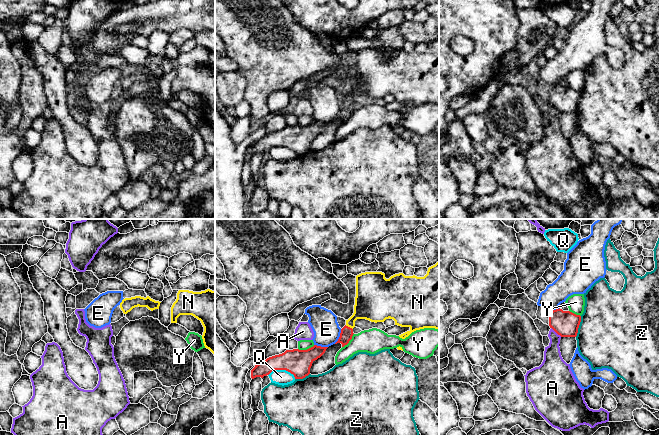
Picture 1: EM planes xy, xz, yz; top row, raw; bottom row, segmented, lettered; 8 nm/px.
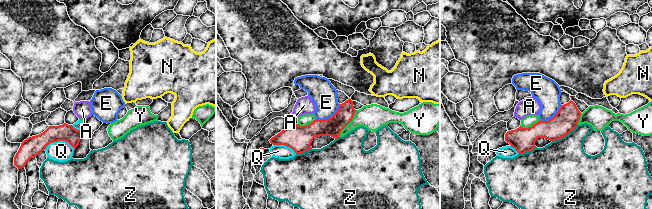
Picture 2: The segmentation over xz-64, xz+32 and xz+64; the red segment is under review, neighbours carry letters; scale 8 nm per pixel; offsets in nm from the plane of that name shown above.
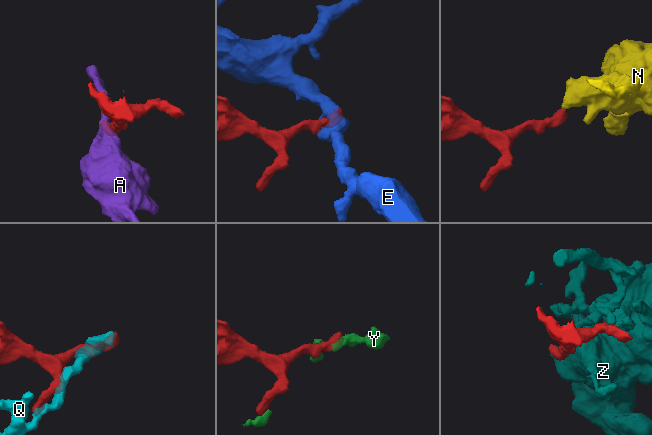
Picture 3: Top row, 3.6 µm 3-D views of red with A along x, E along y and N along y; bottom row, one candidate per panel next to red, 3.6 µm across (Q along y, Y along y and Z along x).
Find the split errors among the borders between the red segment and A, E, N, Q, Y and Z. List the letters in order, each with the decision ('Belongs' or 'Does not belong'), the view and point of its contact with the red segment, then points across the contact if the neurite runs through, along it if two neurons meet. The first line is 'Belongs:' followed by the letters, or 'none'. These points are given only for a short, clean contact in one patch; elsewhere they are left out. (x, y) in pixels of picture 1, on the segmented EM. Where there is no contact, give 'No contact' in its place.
Belongs: N
A: Does not belong. Touches red at yz (556, 332). Boundary: yz (551, 327), (561, 336)
E: Does not belong. Touches red at xz (340, 336). Boundary: xz (341, 329), (340, 336), (334, 343)
N: Belongs. Touches red at xz (349, 327). Path across: xz (346, 334), (349, 327), (350, 322), (370, 304)
Q: Does not belong. Touches red at xz (282, 369). Boundary: xz (268, 375), (274, 370), (287, 370), (295, 378)
Y: Does not belong. Touches red at xz (307, 349)
Z: Does not belong. Touches red at yz (578, 326)

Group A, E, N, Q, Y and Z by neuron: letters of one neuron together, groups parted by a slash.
A / E / N / Q Y / Z

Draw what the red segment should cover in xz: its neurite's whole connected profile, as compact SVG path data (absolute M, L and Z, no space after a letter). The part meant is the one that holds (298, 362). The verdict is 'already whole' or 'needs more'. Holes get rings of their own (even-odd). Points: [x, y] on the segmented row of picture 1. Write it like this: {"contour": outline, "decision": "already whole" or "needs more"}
{"contour": "M314 345L307 350L286 350L255 365L251 370L251 378L263 378L274 370L286 370L293 374L295 379L303 379L310 374L312 363L320 358L327 348Z", "decision": "already whole"}

